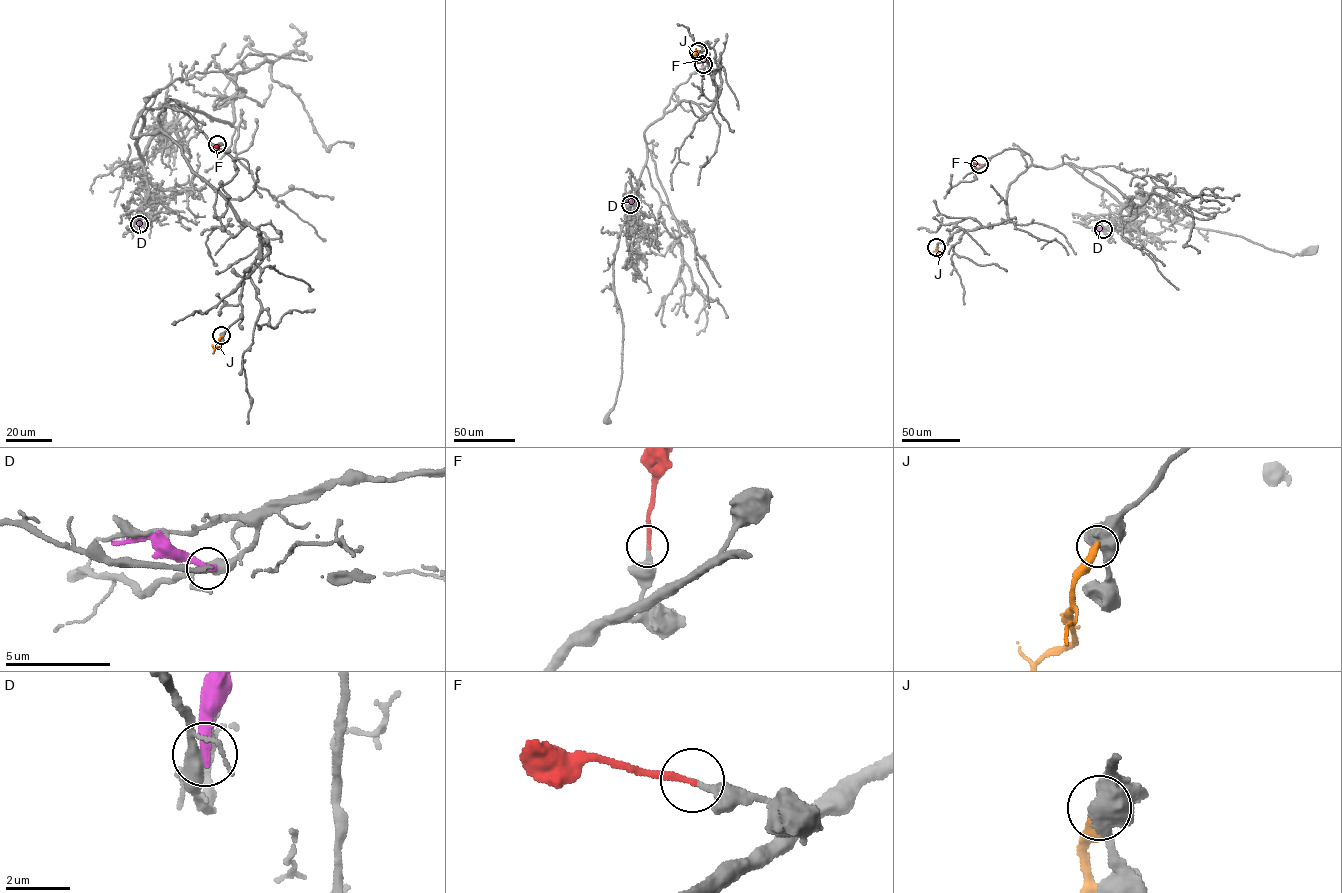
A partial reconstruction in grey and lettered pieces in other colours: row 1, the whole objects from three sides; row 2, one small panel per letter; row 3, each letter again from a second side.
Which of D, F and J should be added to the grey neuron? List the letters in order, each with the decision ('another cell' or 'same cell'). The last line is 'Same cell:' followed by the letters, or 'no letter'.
D: another cell
F: same cell
J: another cell
Same cell: F

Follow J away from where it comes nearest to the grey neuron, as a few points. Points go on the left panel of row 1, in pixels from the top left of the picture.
J: (221, 336), (212, 353)

